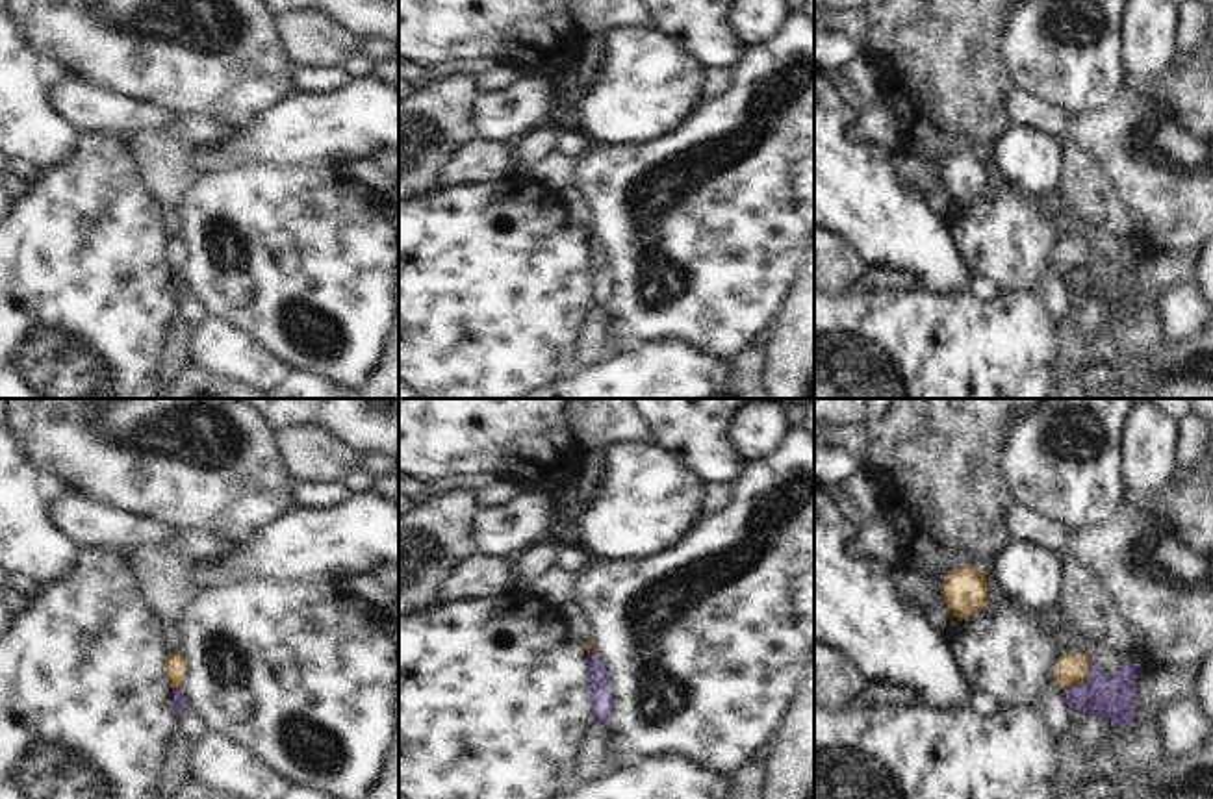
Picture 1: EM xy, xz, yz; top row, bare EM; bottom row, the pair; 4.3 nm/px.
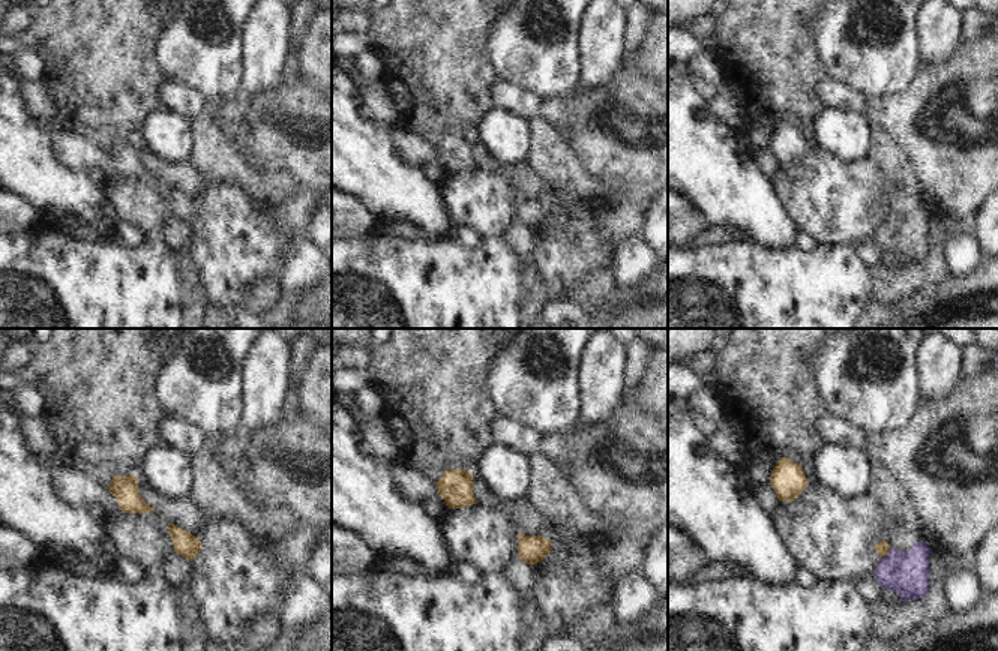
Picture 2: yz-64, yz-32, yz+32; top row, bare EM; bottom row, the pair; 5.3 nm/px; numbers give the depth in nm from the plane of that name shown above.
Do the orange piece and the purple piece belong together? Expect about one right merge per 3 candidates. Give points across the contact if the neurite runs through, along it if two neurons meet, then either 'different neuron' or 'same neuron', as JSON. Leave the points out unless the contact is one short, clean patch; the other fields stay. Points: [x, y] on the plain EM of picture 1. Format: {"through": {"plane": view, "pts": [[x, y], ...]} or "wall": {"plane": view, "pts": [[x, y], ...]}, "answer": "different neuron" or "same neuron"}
{"wall": {"plane": "yz", "pts": [[1089, 253], [1082, 266], [1072, 267], [1063, 277]]}, "answer": "different neuron"}

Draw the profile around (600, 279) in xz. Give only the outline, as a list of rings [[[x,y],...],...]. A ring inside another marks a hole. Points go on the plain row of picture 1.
[[[597,235],[588,239],[588,285],[592,289],[592,304],[606,306],[614,293],[614,282],[606,252]]]

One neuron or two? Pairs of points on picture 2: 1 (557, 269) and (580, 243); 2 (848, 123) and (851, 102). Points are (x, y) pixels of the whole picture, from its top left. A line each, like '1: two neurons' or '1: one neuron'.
1: one neuron
2: two neurons

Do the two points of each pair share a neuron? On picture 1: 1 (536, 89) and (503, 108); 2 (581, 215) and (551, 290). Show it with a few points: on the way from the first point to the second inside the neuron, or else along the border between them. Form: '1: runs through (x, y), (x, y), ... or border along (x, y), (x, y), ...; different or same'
1: runs through (529, 97), (518, 108), (510, 108); same
2: border along (559, 191), (568, 215), (581, 227); different

